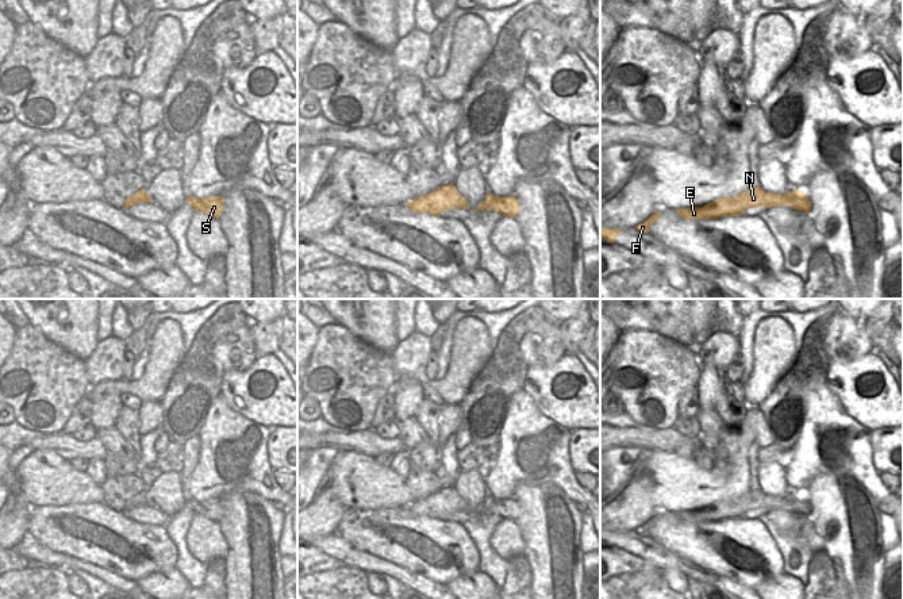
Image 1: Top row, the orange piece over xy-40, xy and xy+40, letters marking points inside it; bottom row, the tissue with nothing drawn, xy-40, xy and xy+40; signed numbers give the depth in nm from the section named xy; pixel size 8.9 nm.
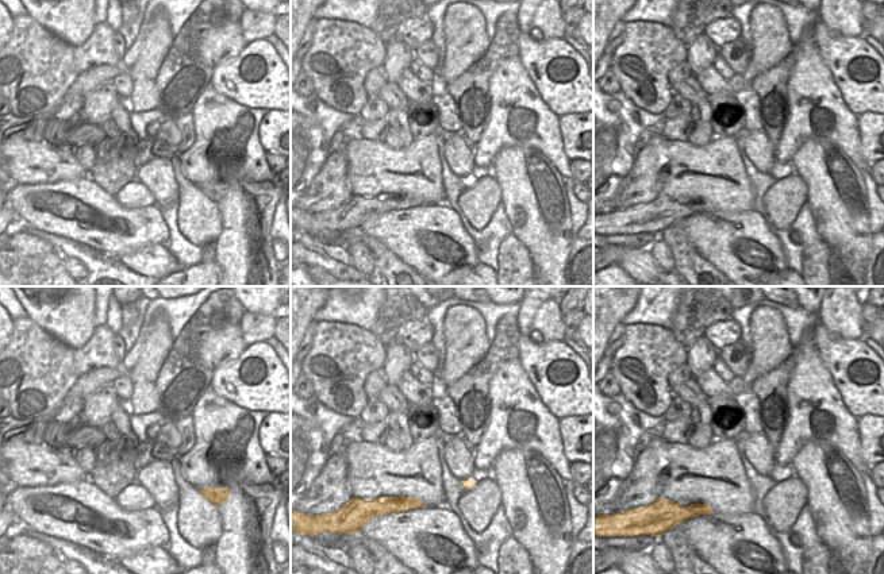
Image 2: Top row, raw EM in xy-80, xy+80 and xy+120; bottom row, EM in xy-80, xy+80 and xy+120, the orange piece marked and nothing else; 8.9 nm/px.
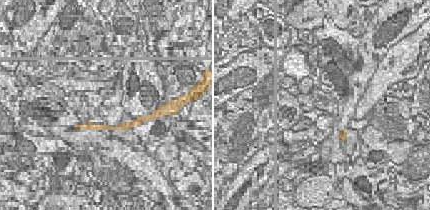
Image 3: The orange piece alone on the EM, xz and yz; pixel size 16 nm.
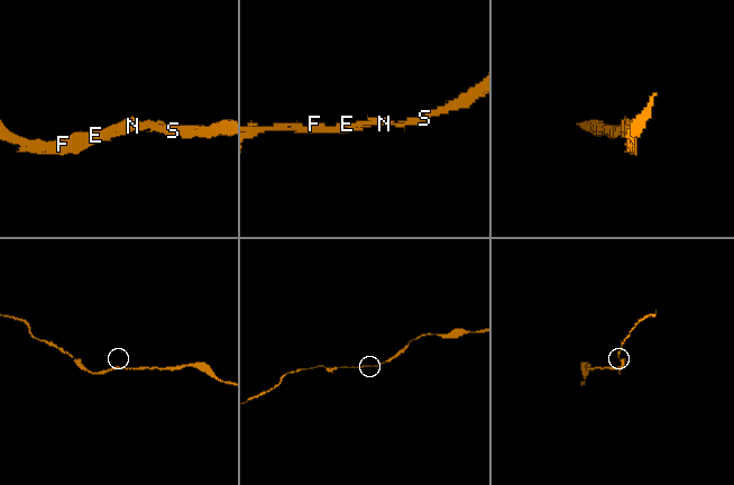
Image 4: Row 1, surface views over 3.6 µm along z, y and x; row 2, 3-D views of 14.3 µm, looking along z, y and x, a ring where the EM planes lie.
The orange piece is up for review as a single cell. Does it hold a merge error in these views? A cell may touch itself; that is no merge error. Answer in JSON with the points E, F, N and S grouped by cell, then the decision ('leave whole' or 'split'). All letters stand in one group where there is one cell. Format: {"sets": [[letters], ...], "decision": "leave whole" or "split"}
{"sets": [["E", "F", "N", "S"]], "decision": "leave whole"}

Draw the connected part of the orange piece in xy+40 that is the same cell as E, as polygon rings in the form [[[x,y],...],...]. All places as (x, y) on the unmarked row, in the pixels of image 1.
[[[750,489],[748,494],[733,499],[721,500],[703,510],[677,511],[676,517],[684,522],[718,522],[722,519],[738,519],[750,510],[787,508],[806,517],[811,512],[811,504],[803,494],[795,492],[783,498],[773,498],[760,489]]]

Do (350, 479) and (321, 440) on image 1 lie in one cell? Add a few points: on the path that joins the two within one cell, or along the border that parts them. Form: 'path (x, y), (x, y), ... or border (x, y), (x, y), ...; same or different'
border (338, 449), (358, 450), (369, 456); different

